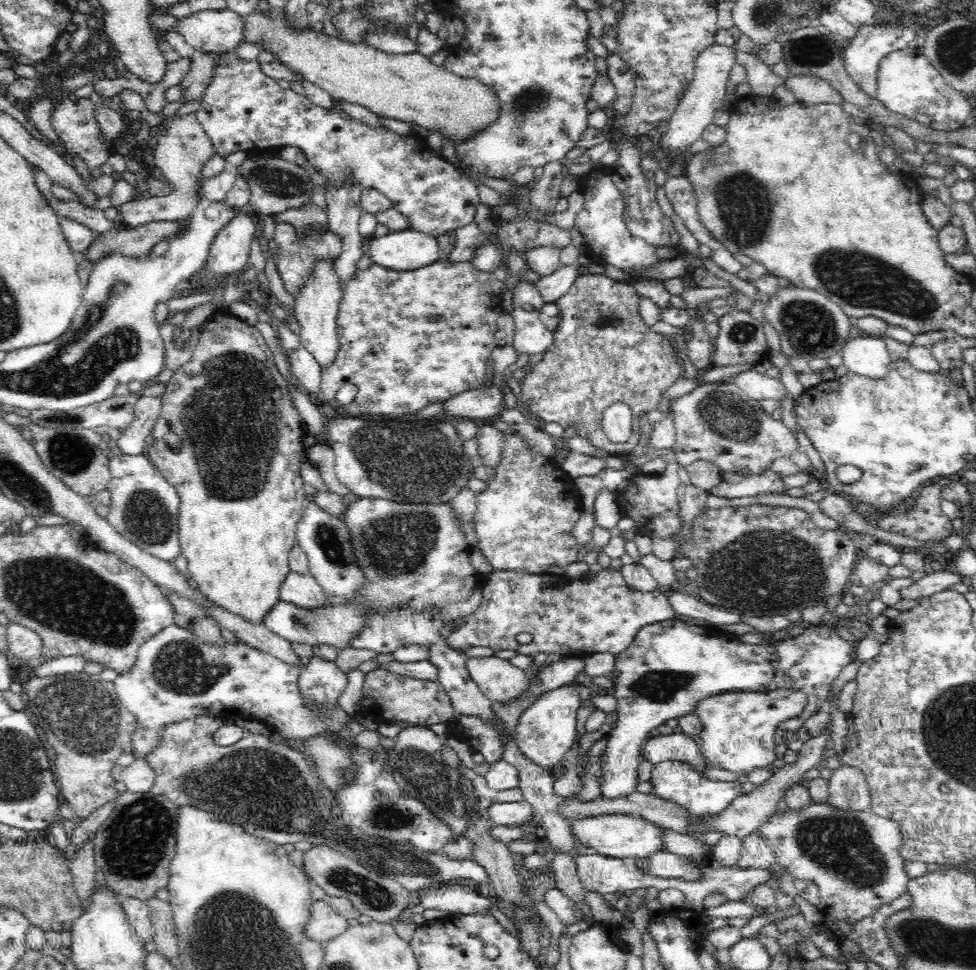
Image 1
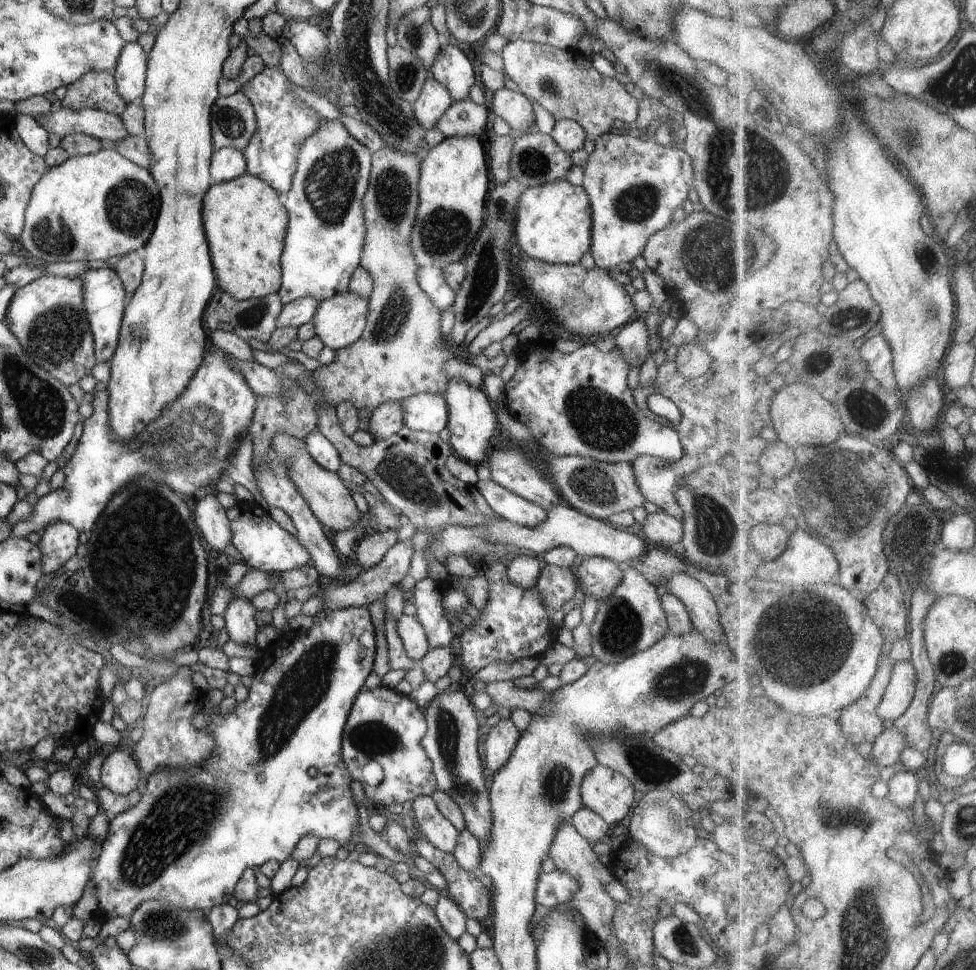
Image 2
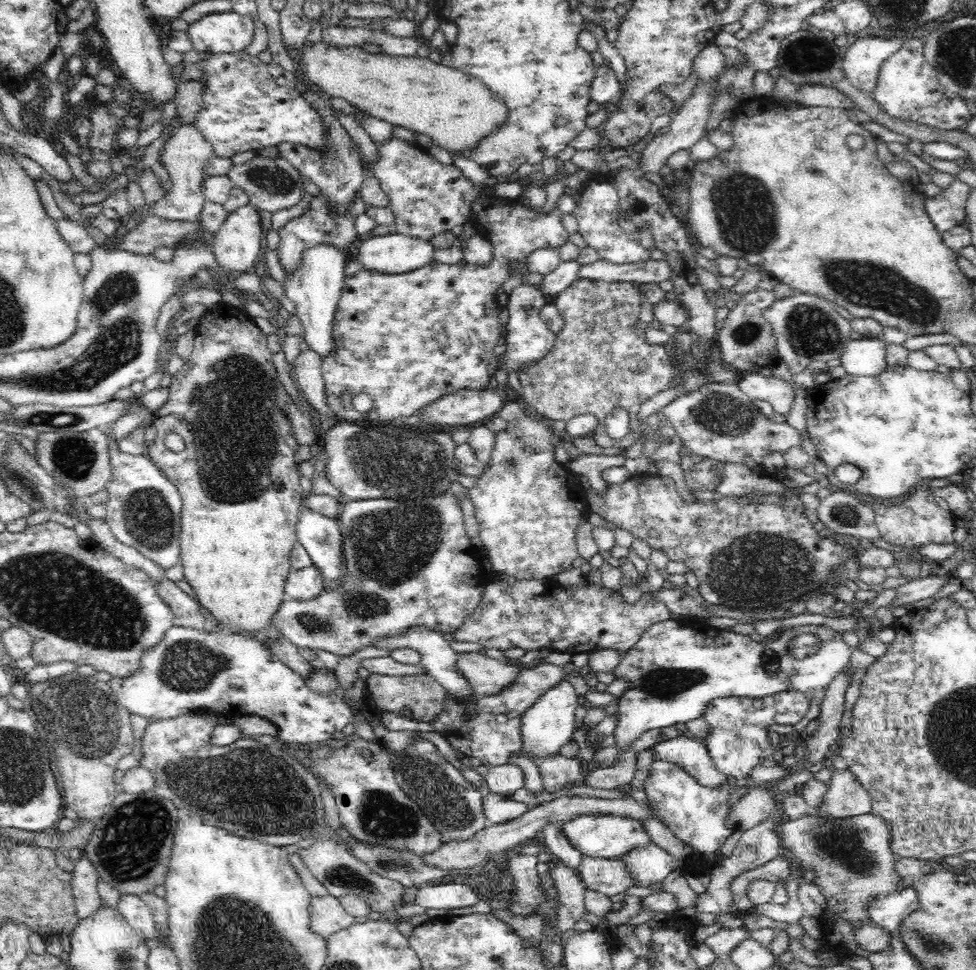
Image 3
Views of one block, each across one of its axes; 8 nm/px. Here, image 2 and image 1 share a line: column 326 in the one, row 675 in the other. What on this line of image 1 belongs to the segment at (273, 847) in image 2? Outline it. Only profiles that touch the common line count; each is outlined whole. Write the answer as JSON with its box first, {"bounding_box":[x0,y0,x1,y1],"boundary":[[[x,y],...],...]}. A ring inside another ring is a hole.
{"bounding_box":[599,619,856,798],"boundary":[[[671,619],[664,620],[663,622],[656,622],[655,624],[650,624],[648,626],[644,626],[638,634],[636,634],[636,638],[631,642],[631,645],[628,646],[627,649],[624,649],[622,652],[619,652],[615,655],[615,667],[614,670],[610,673],[607,681],[605,682],[607,685],[611,685],[613,687],[613,696],[617,700],[617,721],[616,727],[613,728],[609,734],[606,736],[606,748],[603,750],[601,754],[601,765],[600,774],[599,775],[599,783],[601,796],[604,798],[620,798],[628,796],[632,794],[632,792],[636,791],[636,786],[638,786],[638,778],[637,770],[640,763],[643,762],[643,743],[645,742],[646,736],[648,736],[648,732],[657,726],[665,726],[666,720],[670,718],[678,718],[679,716],[684,716],[688,713],[695,714],[695,704],[702,699],[714,696],[715,694],[720,693],[729,693],[736,691],[744,691],[744,692],[768,692],[776,689],[796,689],[802,691],[806,695],[807,704],[806,708],[802,710],[802,714],[785,720],[784,722],[780,722],[778,724],[778,728],[785,731],[793,731],[797,730],[800,727],[803,727],[803,724],[809,716],[814,714],[816,710],[820,707],[823,707],[826,699],[829,696],[829,692],[831,689],[831,684],[838,678],[838,674],[840,671],[847,665],[852,662],[852,659],[855,658],[855,647],[856,645],[851,643],[844,638],[840,638],[838,635],[835,623],[829,624],[820,624],[819,626],[805,627],[804,632],[800,634],[800,636],[786,638],[783,641],[777,641],[774,645],[769,643],[767,644],[749,644],[740,641],[739,637],[733,635],[726,635],[722,632],[717,626],[690,626],[690,624],[686,624],[680,620]]]}

